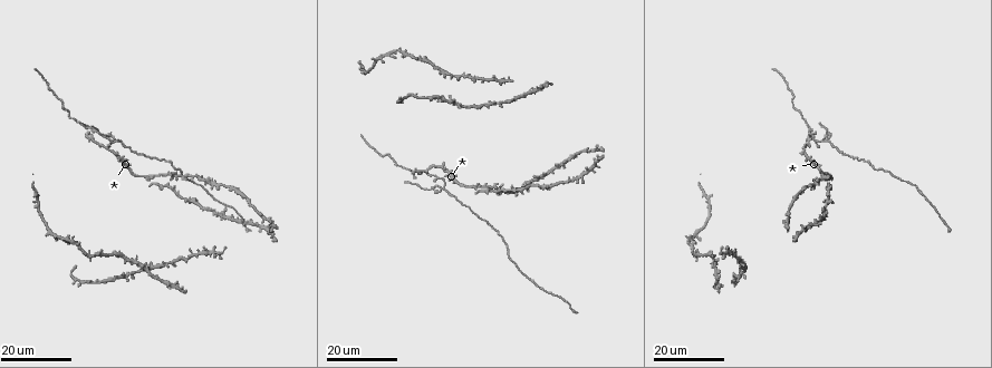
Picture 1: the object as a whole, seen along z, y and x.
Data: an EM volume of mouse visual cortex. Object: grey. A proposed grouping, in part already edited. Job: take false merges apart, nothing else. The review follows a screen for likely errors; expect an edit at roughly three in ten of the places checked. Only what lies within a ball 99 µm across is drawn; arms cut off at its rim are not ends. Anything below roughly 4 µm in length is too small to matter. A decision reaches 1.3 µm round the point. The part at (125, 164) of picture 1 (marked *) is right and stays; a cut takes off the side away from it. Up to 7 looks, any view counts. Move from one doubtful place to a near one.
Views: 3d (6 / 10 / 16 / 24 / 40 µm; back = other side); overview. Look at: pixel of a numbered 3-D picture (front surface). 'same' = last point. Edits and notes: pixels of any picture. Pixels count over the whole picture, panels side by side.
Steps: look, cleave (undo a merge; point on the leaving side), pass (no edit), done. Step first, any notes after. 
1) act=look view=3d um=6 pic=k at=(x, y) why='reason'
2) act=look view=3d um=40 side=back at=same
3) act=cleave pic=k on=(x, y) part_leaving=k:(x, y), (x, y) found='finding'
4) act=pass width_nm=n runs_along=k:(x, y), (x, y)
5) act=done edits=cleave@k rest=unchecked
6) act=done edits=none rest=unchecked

act=look view=3d um=24 pic=1 at=(816, 179) why='narrows sharply'

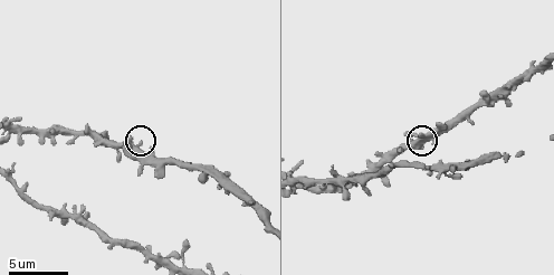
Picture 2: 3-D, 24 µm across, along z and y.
act=look view=3d um=6 pic=2 at=(136, 147) why='closer look'

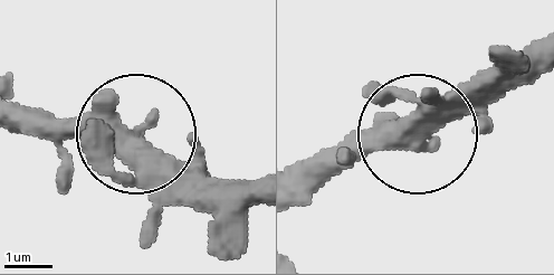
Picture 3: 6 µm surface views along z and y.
act=pass found='all the same cell'

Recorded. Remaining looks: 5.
act=look view=3d um=16 pic=1 at=(94, 132) why='four or more arms meet'

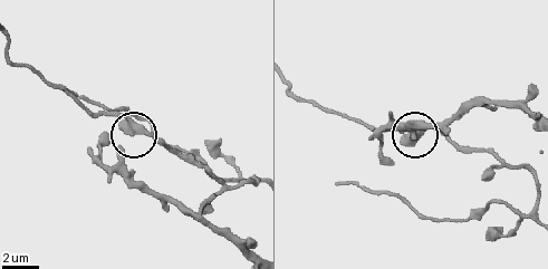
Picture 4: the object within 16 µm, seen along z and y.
act=look view=3d um=6 pic=4 at=(137, 127)

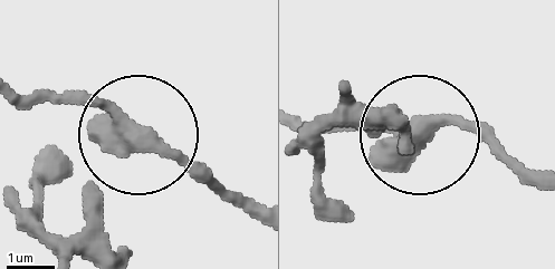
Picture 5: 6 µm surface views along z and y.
act=pass arms=4 found='all the same cell'

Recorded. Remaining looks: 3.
act=look view=3d um=24 pic=1 at=(825, 139) why='four arms meet'

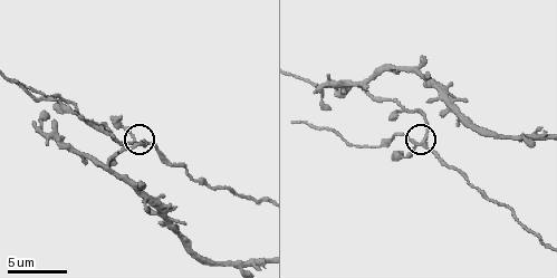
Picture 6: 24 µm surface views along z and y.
act=look view=3d um=10 pic=6 at=(423, 143)

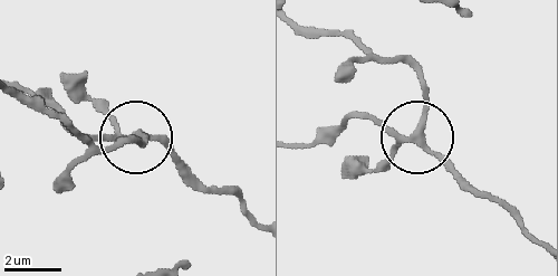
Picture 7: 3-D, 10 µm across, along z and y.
act=pass arms=4 runs_along=7:(300, 25), (350, 35), (421, 83), (415, 138), (353, 114) found='all the same cell'

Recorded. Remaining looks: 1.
act=done edits=none rest=unchecked

